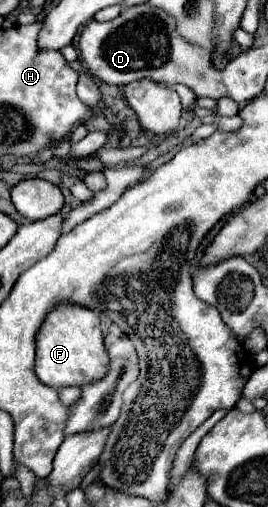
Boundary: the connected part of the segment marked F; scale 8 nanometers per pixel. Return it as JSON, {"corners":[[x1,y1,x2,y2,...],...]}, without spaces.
{"corners":[[58,306,48,314,40,334,36,338,36,376,52,386,86,386,90,382,98,382,108,374,110,358,104,348,104,338,100,332,100,318,94,310,82,306]]}

